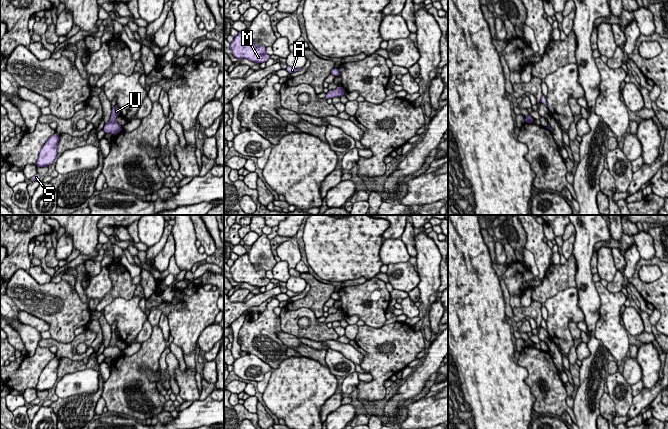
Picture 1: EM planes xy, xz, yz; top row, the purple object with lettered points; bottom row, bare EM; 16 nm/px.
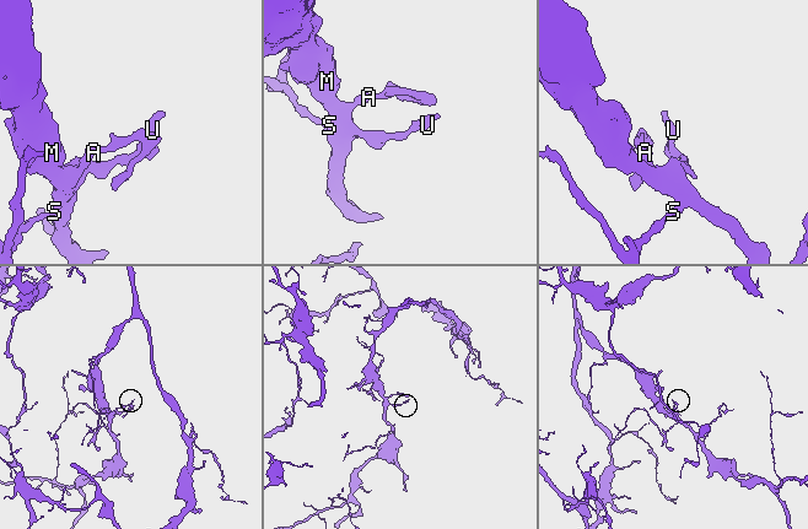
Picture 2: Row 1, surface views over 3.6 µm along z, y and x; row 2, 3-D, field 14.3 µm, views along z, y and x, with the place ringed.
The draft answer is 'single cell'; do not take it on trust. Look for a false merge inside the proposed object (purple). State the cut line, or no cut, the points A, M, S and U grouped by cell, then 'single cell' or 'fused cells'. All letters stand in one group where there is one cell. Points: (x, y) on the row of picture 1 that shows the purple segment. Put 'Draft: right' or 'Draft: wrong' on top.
Draft: right
no cut; A M S U; single cell

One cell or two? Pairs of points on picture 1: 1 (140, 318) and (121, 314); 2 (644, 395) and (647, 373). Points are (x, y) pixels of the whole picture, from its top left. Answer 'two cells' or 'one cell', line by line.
1: one cell
2: two cells

